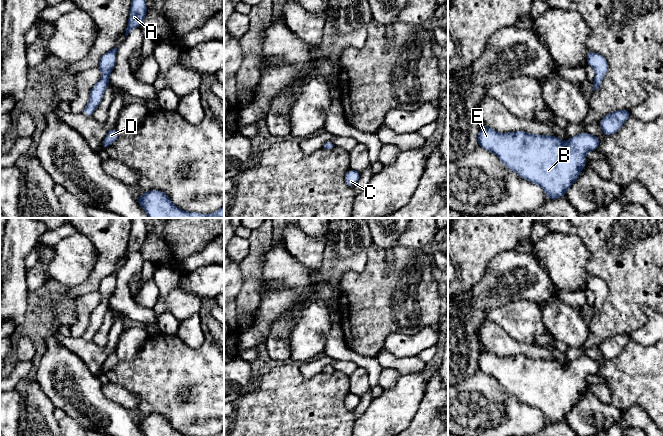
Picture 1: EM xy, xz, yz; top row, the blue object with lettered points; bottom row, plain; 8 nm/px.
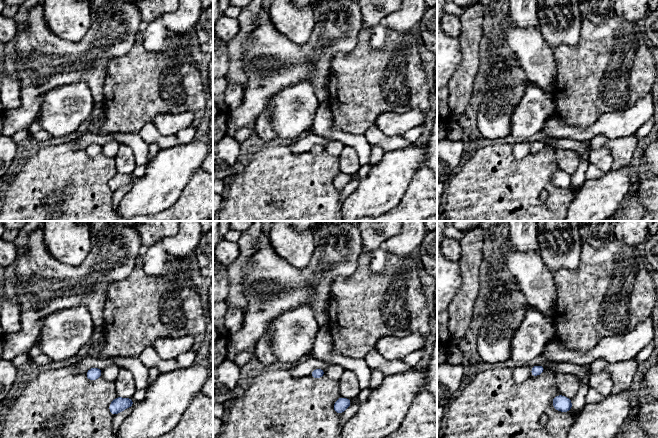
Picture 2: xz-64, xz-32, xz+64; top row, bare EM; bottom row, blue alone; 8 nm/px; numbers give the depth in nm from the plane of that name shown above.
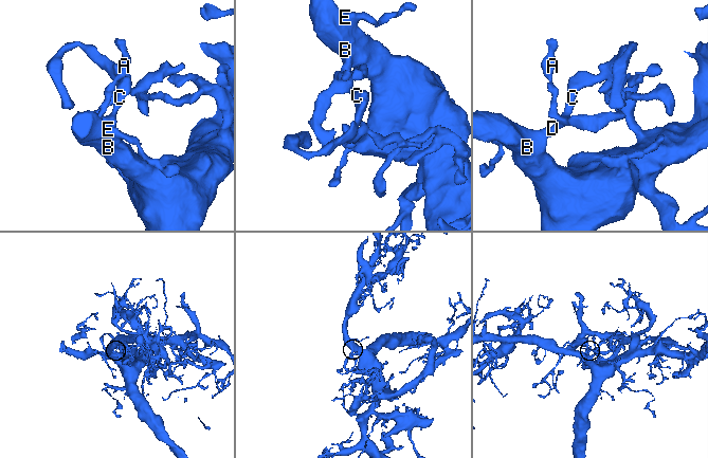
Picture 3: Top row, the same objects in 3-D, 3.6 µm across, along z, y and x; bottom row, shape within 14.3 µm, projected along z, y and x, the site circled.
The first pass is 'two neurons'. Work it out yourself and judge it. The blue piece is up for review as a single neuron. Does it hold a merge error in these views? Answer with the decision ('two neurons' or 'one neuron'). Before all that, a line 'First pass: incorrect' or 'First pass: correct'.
First pass: incorrect
one neuron

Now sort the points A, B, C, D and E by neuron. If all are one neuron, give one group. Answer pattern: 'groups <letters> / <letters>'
groups A B C D E

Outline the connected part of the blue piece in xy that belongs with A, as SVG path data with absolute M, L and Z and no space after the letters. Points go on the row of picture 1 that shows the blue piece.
M132 0L130 6L130 14L128 19L128 25L126 28L126 37L130 31L134 28L141 26L147 13L147 6L145 0Z

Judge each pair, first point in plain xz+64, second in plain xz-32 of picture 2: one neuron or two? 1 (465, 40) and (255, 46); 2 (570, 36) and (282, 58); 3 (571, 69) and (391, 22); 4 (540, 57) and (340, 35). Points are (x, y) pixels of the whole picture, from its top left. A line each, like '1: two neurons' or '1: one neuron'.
1: two neurons
2: one neuron
3: two neurons
4: two neurons

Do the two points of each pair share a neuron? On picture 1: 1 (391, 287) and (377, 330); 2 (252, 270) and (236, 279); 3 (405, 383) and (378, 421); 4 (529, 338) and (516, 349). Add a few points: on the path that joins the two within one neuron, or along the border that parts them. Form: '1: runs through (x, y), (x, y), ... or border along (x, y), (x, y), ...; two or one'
1: runs through (384, 298), (377, 305), (377, 319); one
2: border along (240, 263), (242, 286), (235, 298); two
3: runs through (405, 392), (387, 412); one
4: border along (504, 330), (514, 339), (533, 345); two

